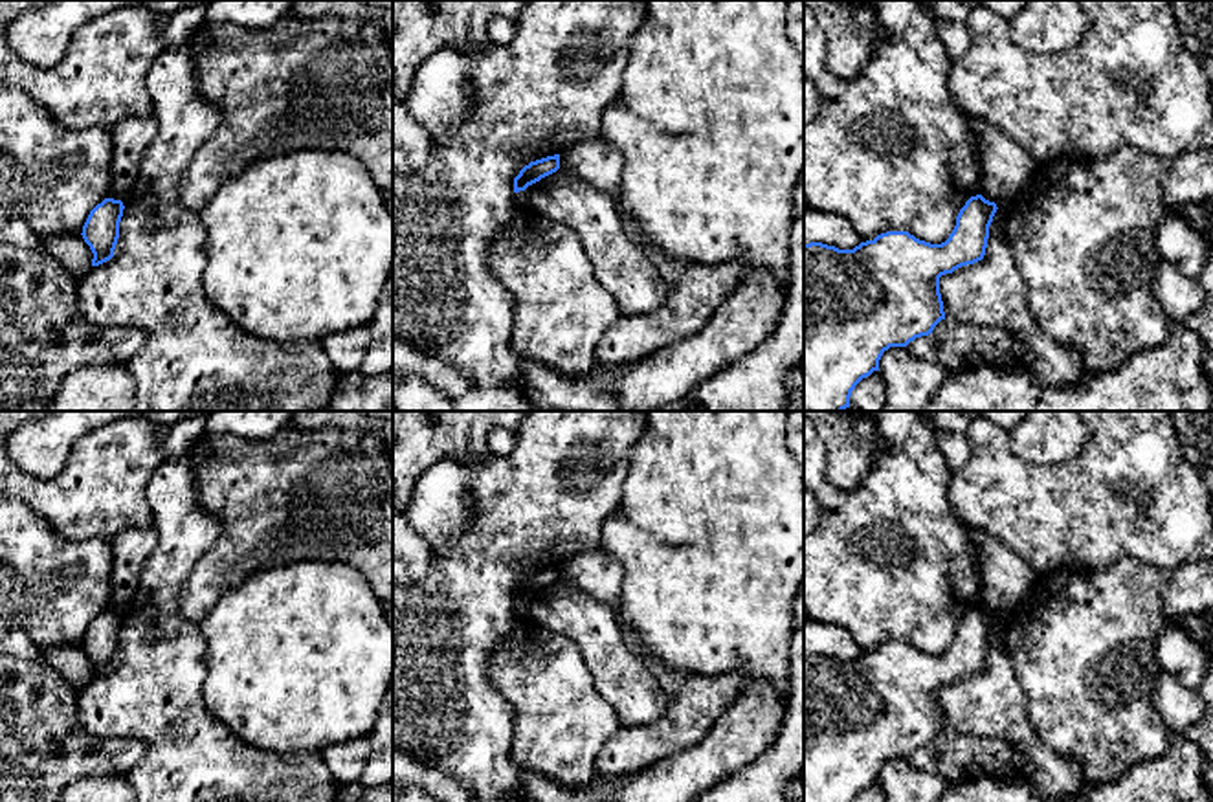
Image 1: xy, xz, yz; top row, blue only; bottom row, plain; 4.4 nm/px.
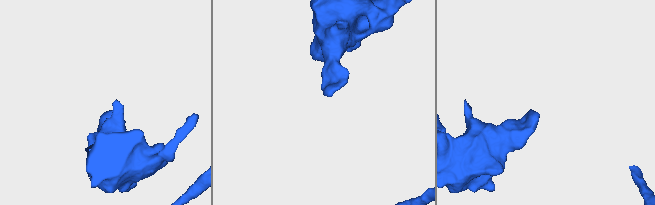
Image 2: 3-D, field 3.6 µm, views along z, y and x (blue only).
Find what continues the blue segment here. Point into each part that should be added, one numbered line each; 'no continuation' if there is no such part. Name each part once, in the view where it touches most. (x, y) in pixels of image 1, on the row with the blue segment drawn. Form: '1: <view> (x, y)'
no continuation

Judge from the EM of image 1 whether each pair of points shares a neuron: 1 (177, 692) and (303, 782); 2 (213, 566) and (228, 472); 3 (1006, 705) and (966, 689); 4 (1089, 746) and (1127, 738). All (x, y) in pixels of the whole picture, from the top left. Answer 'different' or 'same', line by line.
1: same
2: same
3: same
4: same

